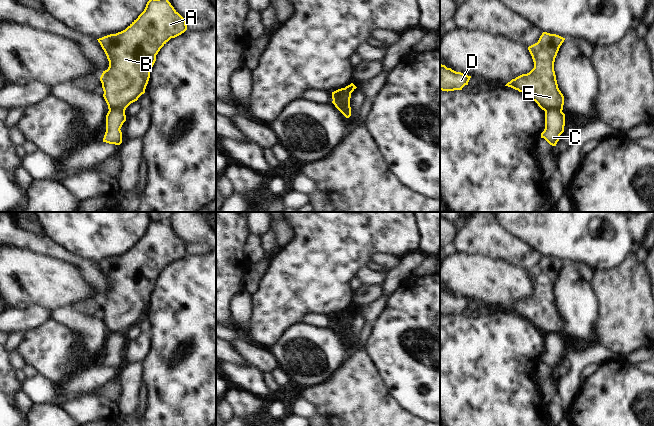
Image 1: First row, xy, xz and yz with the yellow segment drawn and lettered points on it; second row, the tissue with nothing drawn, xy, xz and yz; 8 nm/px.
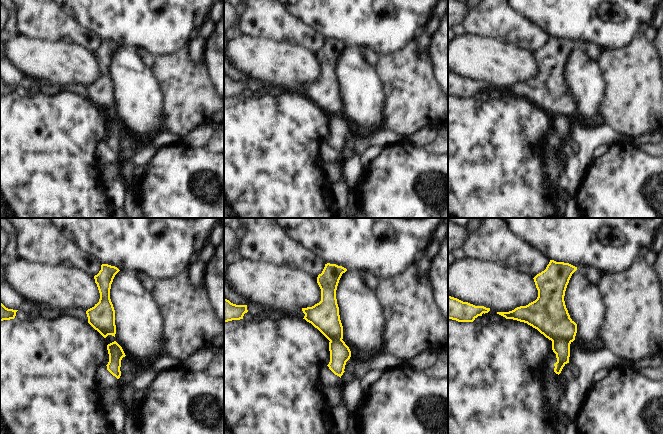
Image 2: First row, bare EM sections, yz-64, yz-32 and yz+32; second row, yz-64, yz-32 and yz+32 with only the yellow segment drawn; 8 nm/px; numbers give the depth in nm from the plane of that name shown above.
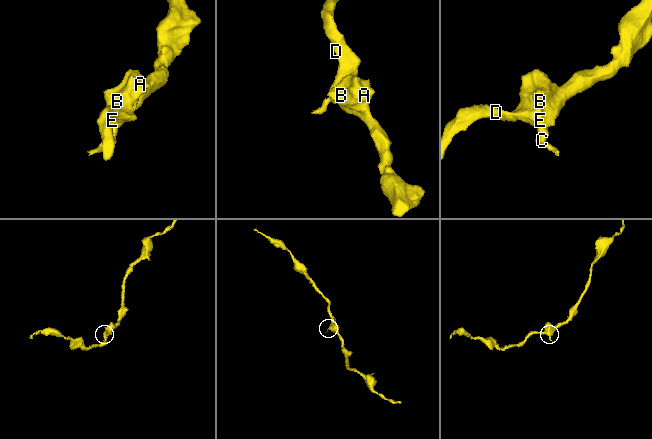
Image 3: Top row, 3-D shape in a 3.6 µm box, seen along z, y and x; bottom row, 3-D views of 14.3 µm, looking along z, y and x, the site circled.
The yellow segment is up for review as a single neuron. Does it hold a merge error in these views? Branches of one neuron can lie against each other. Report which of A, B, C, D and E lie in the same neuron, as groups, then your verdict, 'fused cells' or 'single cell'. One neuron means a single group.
A B D E / C | fused cells

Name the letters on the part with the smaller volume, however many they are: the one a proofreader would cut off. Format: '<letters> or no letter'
C

